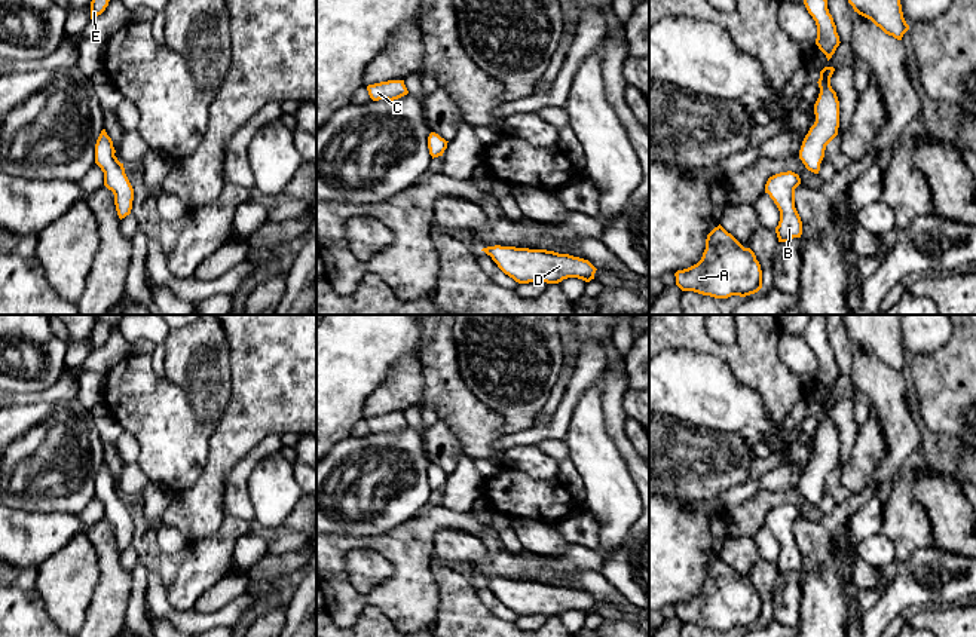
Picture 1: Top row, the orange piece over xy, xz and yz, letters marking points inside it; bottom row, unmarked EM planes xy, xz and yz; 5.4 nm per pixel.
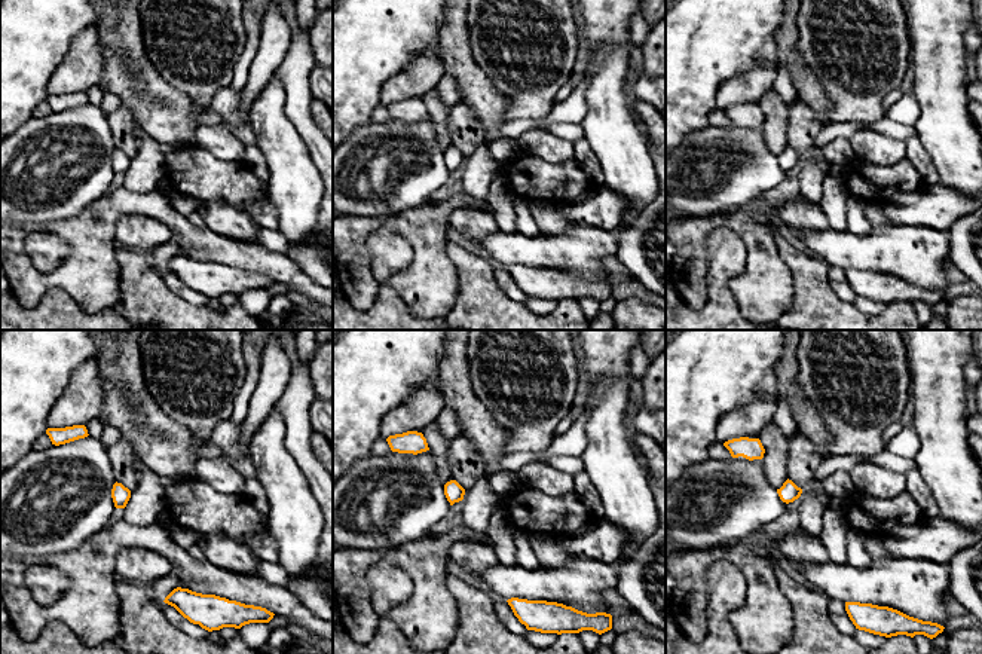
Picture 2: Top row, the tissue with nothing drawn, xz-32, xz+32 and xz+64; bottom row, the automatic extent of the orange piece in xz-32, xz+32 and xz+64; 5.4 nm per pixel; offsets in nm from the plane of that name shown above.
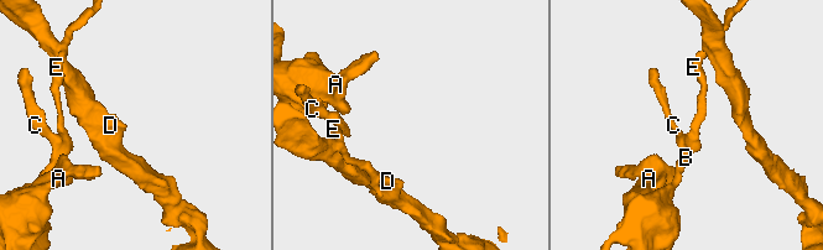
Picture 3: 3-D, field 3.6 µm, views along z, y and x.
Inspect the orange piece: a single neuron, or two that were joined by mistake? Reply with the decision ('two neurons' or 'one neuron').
two neurons

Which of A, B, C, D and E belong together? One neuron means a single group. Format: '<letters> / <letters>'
A B C / D E

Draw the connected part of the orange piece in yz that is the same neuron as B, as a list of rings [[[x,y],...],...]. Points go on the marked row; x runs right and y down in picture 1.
[[[792,171],[775,174],[765,184],[765,193],[770,195],[780,211],[780,221],[775,227],[778,242],[789,242],[802,235],[802,221],[795,208],[795,189],[799,184],[799,175]]]

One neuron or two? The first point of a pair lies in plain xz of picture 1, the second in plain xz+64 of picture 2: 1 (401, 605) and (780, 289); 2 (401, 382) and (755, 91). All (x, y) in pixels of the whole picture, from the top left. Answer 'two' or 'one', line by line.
1: one
2: one

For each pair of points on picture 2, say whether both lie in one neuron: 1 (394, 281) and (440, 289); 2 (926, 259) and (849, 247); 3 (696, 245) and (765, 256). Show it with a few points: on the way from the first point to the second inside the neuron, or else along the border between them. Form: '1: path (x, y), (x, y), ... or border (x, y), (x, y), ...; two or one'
1: path (406, 283), (428, 284); one
2: path (906, 251), (868, 251); one
3: path (709, 226), (712, 223), (736, 223), (749, 237); one

